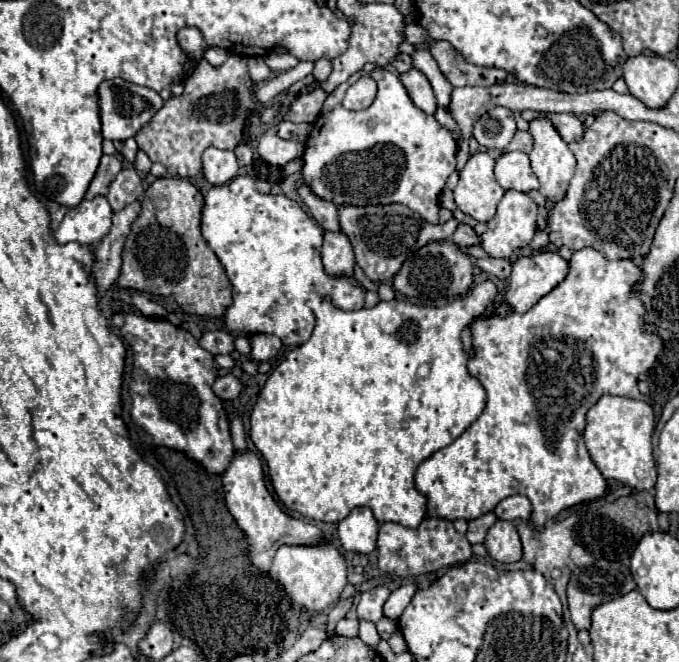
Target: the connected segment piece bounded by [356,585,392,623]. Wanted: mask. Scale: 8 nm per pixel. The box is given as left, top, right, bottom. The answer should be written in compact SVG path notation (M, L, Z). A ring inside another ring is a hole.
M378 585L374 589L364 591L362 593L362 599L360 599L358 607L356 607L358 609L358 617L360 619L368 619L372 623L378 623L378 619L382 615L374 615L374 613L382 613L382 607L384 607L386 599L390 597L390 593L392 591L388 587L384 587L384 585Z

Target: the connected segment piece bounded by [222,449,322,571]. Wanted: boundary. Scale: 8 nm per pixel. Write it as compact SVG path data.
M250 449L234 451L230 465L222 473L222 483L224 483L224 493L226 493L226 507L236 519L238 527L246 533L246 539L250 545L248 547L250 559L260 571L270 569L274 553L282 543L312 545L322 539L322 531L313 522L284 513L282 507L268 493L266 483L264 483L262 461L256 451L250 451Z

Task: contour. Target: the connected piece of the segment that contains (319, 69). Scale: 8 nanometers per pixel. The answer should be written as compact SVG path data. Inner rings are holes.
M318 59L318 61L314 63L314 71L312 71L312 75L316 77L318 83L322 83L322 81L330 75L330 71L332 71L332 63L330 63L328 59Z

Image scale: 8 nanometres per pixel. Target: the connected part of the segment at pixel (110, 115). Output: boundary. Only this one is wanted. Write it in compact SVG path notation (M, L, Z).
M112 79L104 81L100 85L100 117L102 117L102 135L110 141L126 141L134 137L144 125L150 123L150 119L160 111L164 101L156 91L148 87L140 87L134 83L128 83L124 79Z

